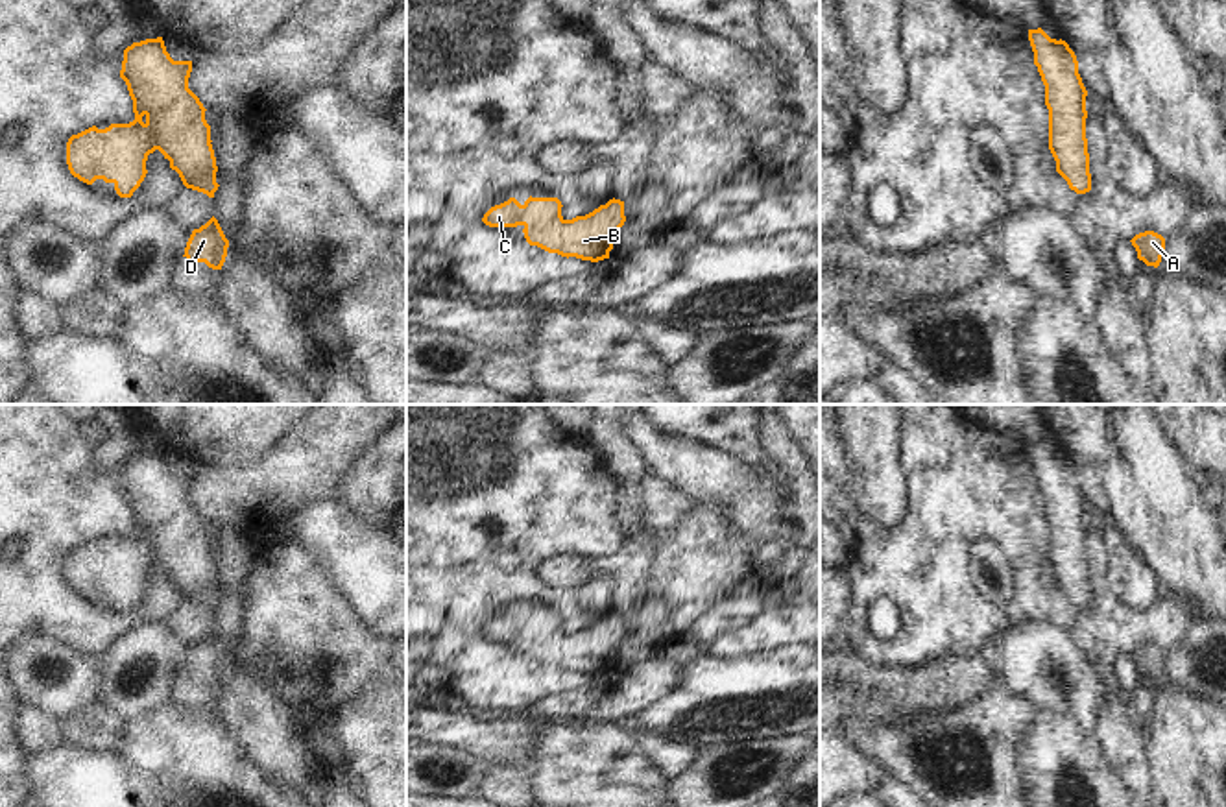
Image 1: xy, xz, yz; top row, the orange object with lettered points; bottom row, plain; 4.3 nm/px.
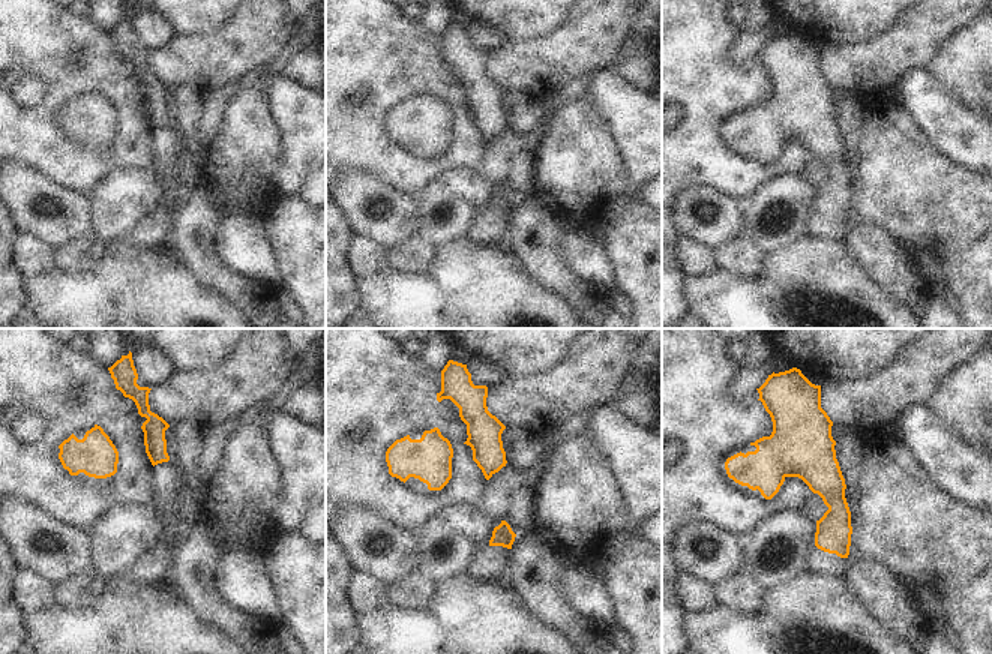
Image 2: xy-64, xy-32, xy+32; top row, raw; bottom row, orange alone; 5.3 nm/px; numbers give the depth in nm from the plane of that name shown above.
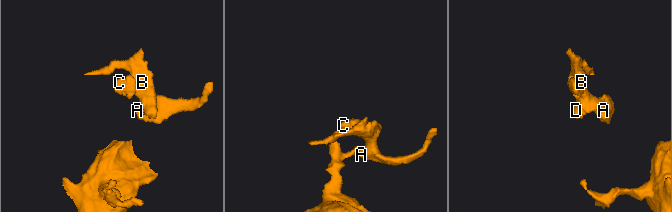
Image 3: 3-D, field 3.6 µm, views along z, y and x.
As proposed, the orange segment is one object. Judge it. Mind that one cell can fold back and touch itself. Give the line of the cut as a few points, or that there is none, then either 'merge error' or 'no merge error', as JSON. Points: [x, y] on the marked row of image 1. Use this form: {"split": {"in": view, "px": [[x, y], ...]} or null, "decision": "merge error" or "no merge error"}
{"split": null, "decision": "no merge error"}

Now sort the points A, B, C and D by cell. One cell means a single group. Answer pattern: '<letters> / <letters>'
A B C D

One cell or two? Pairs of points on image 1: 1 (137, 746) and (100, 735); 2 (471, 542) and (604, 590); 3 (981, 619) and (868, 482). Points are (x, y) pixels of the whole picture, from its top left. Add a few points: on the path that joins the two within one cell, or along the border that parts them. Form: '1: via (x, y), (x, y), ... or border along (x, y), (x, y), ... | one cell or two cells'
1: border along (128, 721), (115, 750), (85, 750), (76, 746) | two cells
2: via (504, 575), (521, 590), (571, 599) | one cell
3: border along (907, 479), (901, 521), (879, 529), (861, 516) | two cells

